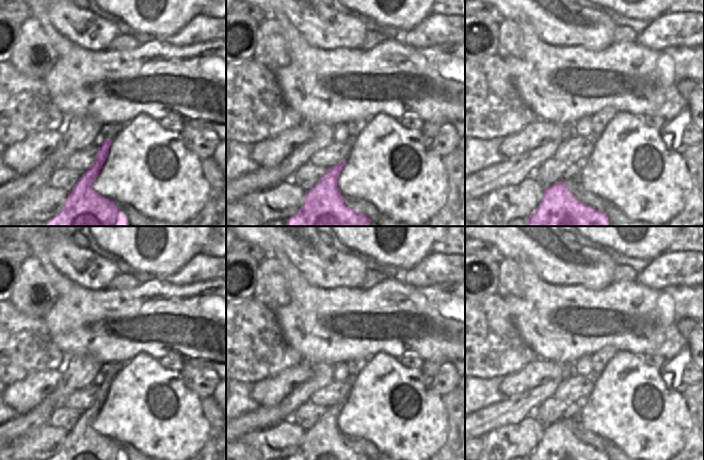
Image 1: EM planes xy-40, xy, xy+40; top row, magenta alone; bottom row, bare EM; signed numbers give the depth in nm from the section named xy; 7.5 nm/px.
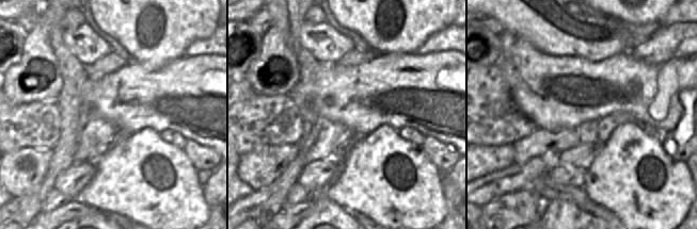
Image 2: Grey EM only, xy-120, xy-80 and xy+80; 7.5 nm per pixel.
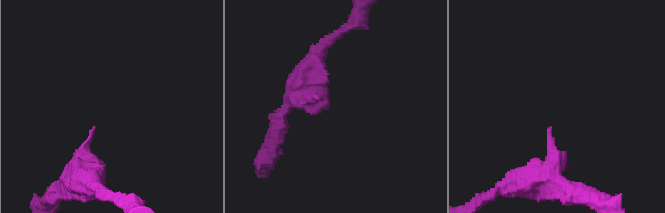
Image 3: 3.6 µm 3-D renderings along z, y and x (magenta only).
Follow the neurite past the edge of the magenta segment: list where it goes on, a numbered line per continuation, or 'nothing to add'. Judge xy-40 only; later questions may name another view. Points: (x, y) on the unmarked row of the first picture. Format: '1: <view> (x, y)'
1: xy-40 (110, 369).

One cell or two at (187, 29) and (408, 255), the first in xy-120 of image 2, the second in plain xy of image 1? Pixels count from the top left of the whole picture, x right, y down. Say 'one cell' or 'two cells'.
one cell

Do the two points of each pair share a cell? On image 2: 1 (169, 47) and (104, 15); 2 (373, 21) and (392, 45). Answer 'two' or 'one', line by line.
1: one
2: one

